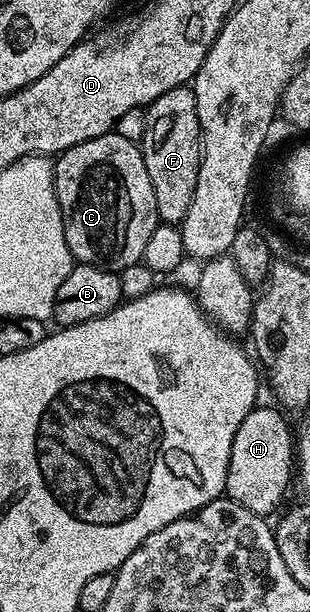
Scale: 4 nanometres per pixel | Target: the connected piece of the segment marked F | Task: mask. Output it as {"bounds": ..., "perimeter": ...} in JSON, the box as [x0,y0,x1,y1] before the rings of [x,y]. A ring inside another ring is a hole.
{"bounds":[139,86,201,225],"perimeter":[[[192,86],[176,87],[163,93],[163,97],[149,104],[147,114],[149,119],[147,115],[139,146],[155,189],[157,218],[162,223],[179,225],[187,217],[187,209],[191,209],[201,164],[201,126]]]}

